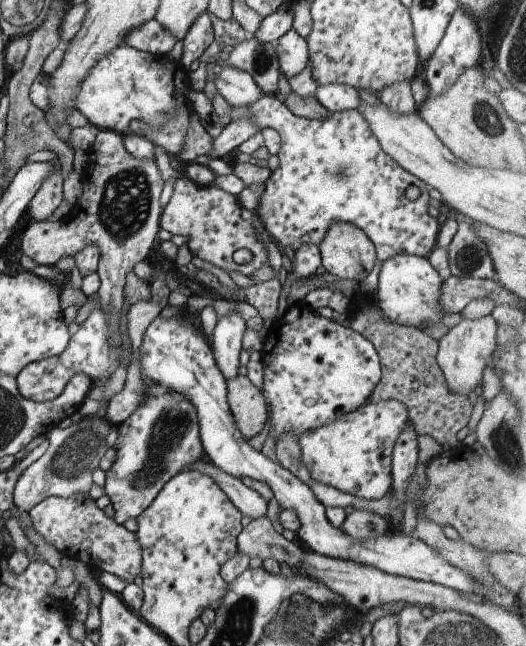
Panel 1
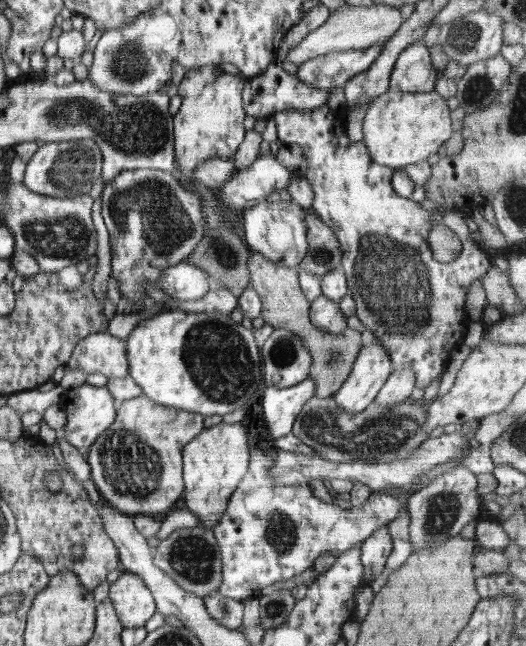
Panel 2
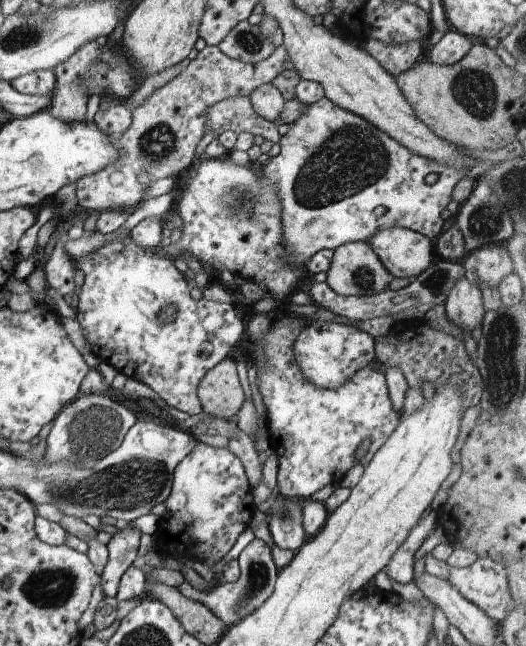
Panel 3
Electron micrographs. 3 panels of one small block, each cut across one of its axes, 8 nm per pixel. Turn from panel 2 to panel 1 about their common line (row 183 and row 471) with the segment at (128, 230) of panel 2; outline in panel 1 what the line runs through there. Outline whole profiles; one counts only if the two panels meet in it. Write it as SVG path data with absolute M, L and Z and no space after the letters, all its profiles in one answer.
M146 376L142 382L146 384L146 398L142 398L142 404L130 418L116 426L118 438L113 446L116 458L110 470L105 471L105 494L114 507L113 518L120 525L142 514L166 482L204 454L196 406L184 394L166 390Z

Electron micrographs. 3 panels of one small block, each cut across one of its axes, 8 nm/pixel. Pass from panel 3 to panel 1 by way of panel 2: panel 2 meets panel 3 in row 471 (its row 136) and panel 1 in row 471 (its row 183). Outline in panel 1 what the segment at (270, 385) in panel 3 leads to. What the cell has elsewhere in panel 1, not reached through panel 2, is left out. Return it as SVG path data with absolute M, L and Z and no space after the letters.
M384 400L378 404L368 402L328 426L299 436L302 462L314 481L364 500L380 500L391 492L392 452L398 435L410 424L408 418L406 406L398 400Z

